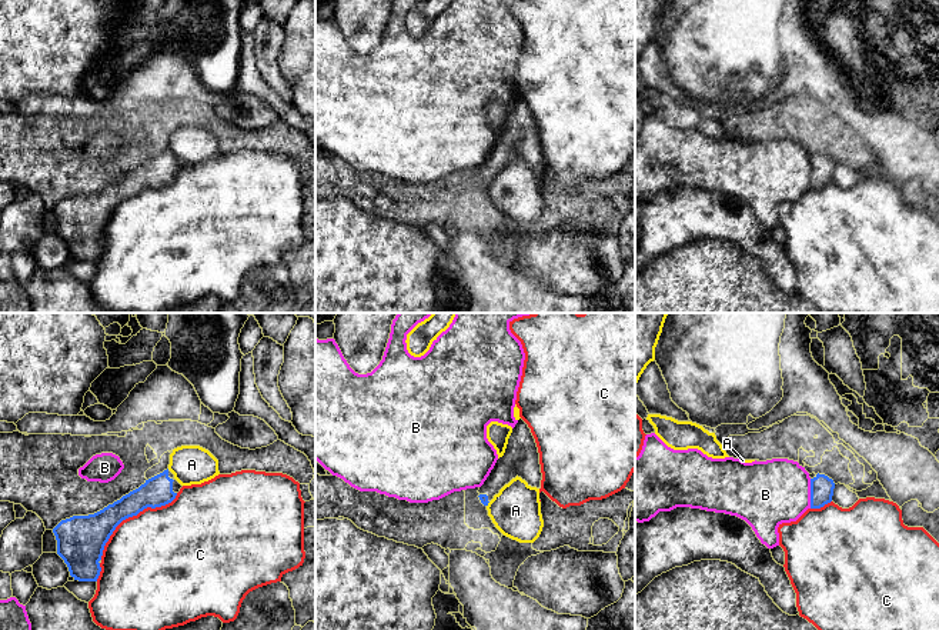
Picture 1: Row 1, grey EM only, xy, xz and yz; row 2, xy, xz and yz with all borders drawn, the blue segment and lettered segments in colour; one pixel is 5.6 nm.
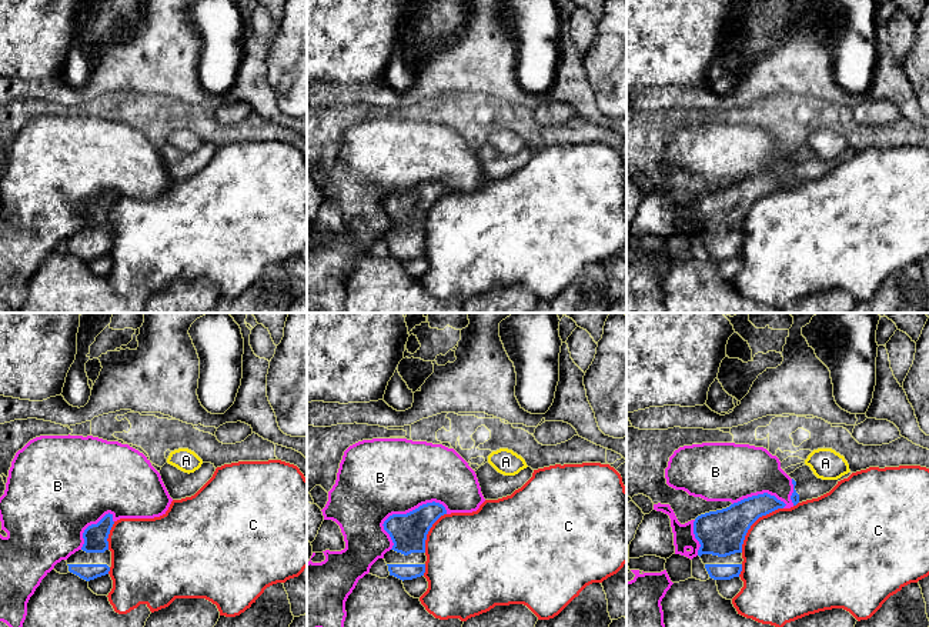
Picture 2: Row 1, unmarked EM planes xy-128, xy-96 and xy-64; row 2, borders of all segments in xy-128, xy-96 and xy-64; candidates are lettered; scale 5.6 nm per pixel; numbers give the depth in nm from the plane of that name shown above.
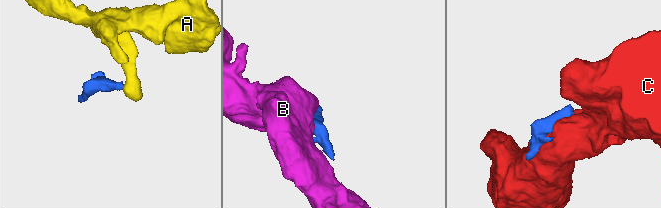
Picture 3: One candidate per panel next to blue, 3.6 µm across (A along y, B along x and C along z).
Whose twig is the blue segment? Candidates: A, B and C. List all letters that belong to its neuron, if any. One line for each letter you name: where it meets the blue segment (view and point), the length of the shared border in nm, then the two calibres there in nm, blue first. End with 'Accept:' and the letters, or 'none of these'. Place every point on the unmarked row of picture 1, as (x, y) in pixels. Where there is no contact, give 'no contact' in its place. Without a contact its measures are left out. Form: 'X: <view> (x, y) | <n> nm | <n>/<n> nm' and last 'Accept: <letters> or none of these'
Accept: none of these

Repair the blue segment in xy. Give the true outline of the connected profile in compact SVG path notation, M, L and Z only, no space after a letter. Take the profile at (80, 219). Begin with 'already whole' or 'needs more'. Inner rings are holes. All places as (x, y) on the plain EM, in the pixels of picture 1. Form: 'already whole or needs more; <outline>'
needs more; M167 149L94 194L61 200L53 213L57 234L67 244L70 256L78 261L97 261L101 251L98 241L116 207L147 187L171 183L181 167Z

